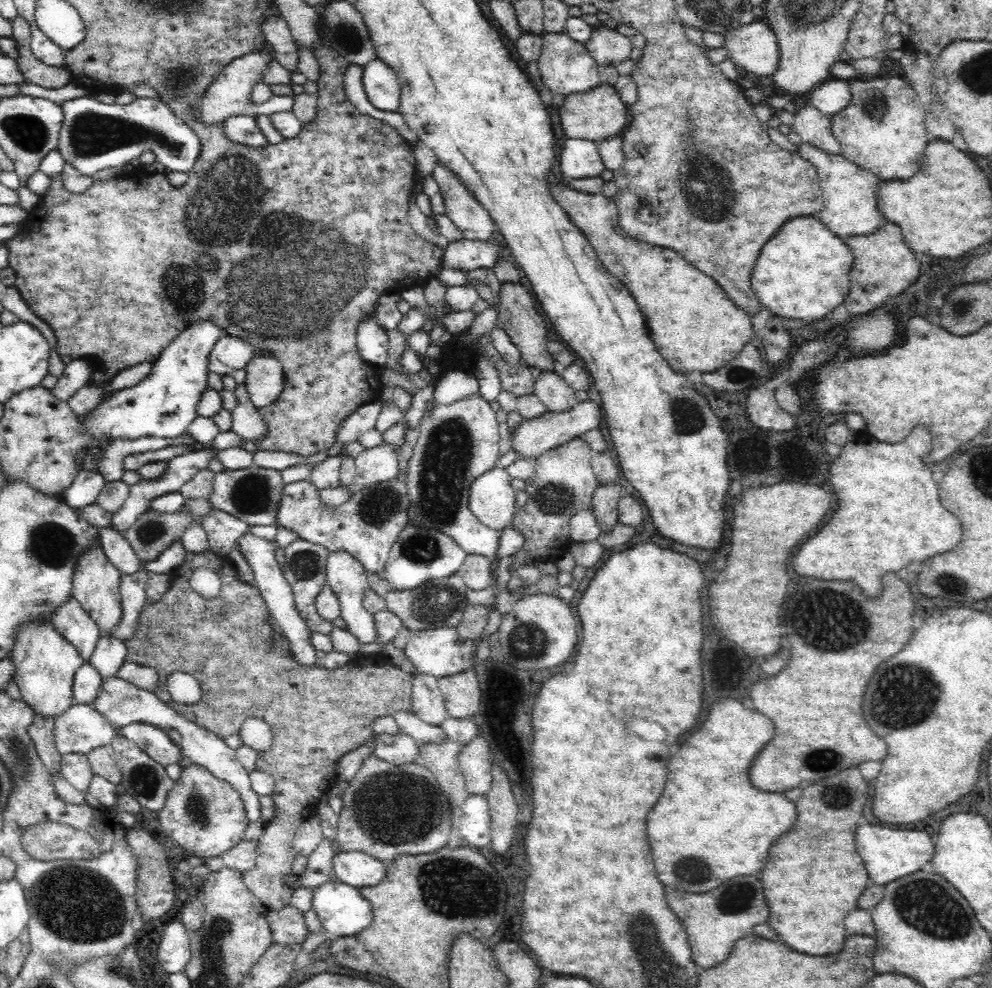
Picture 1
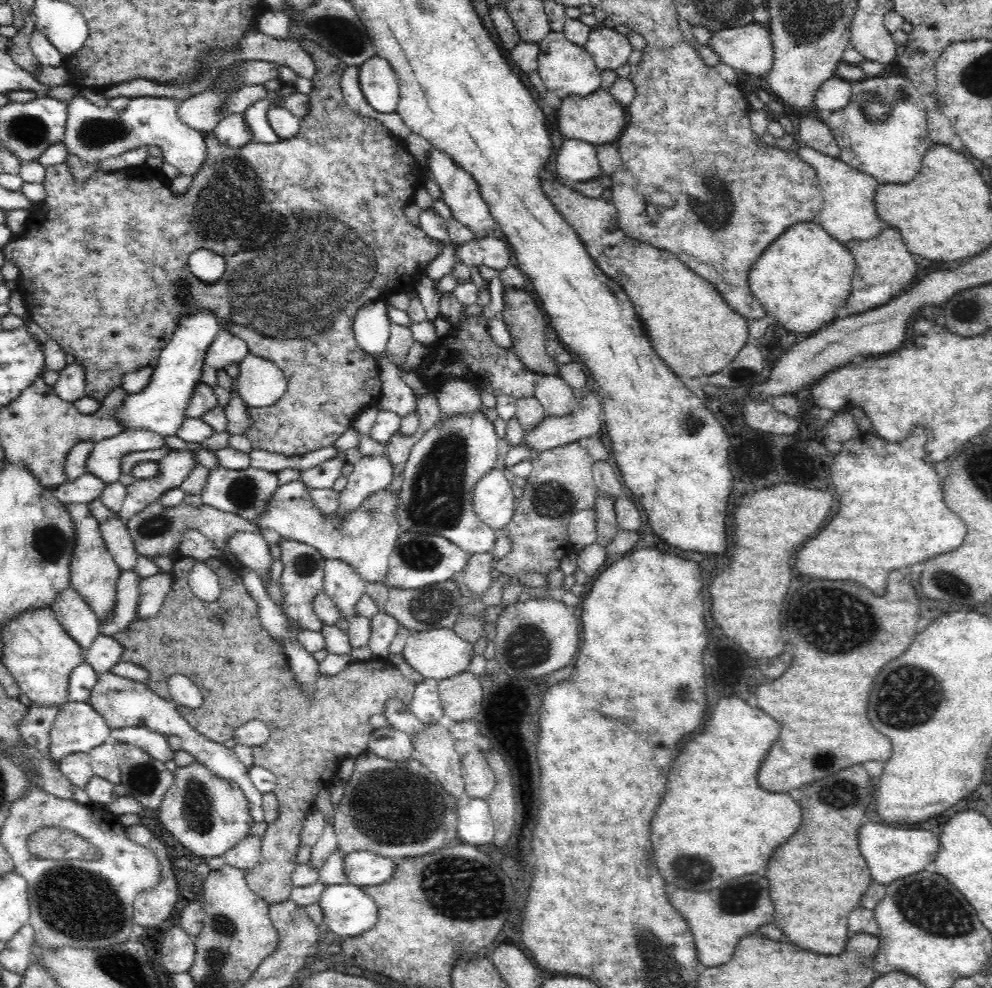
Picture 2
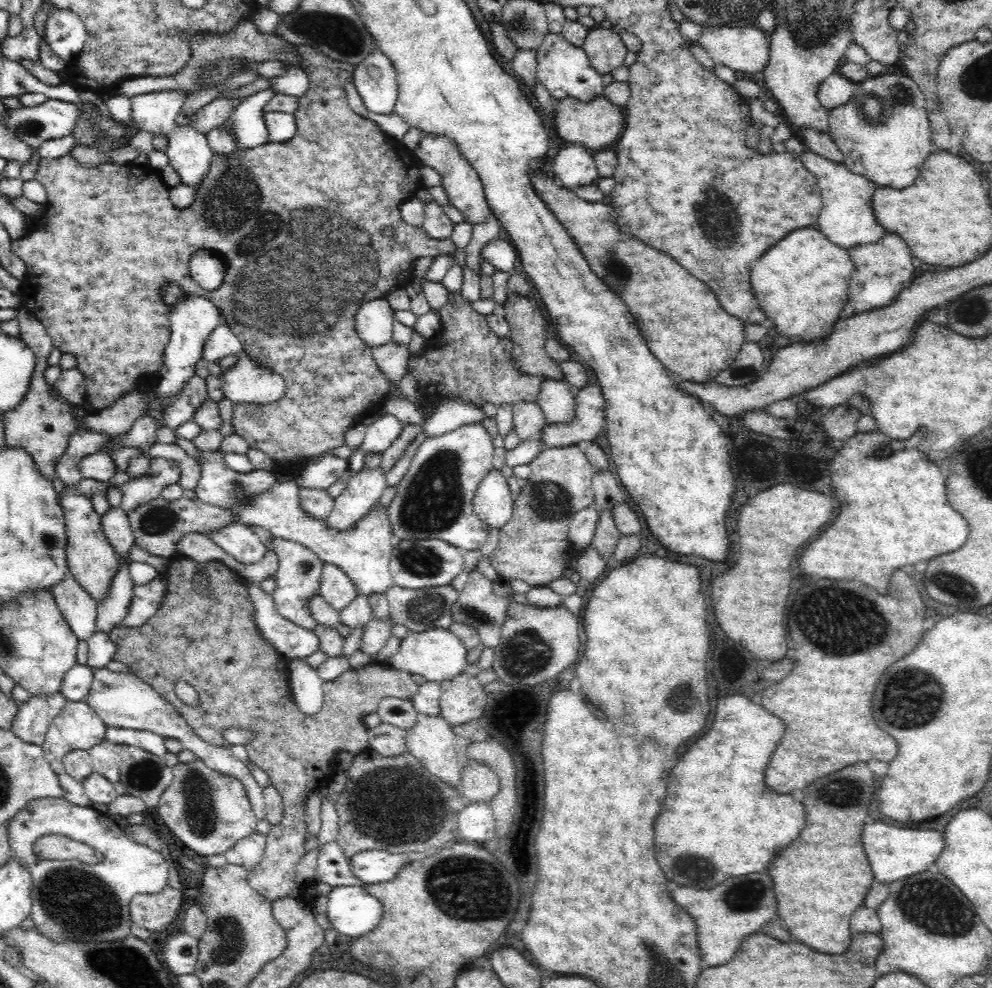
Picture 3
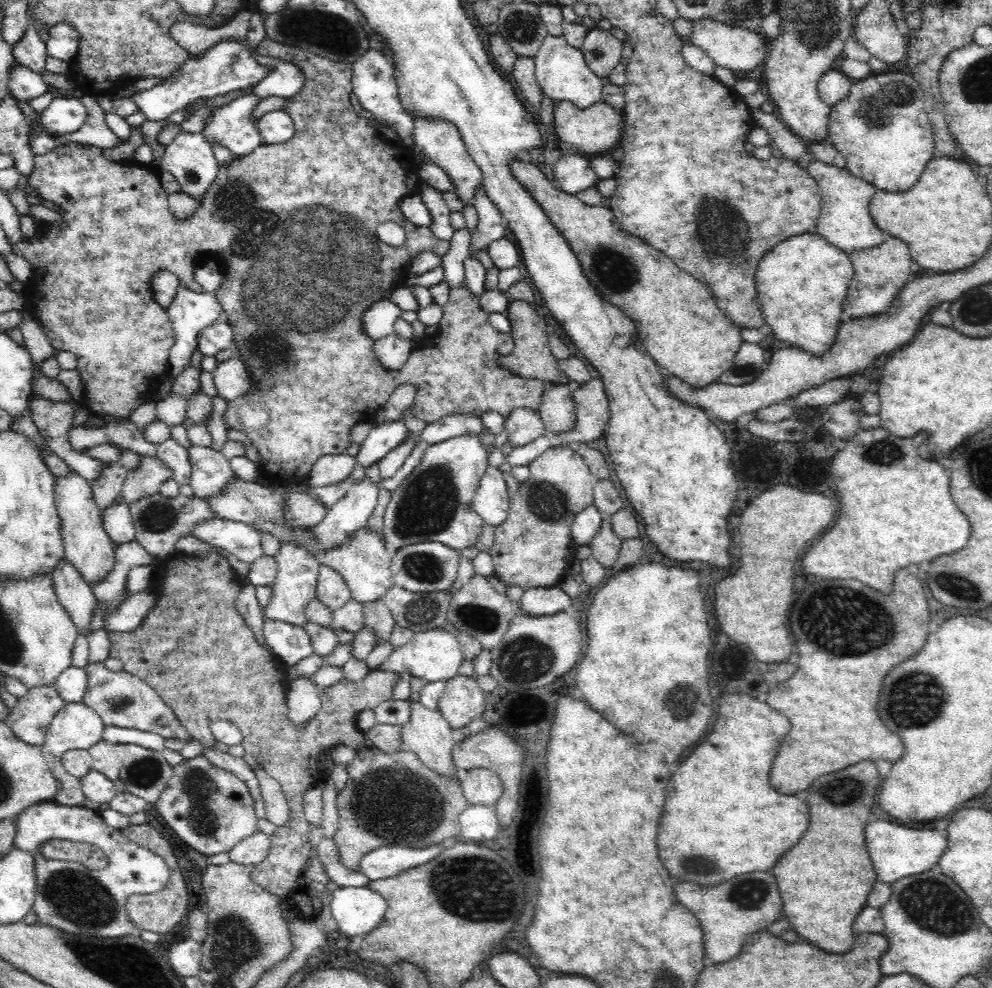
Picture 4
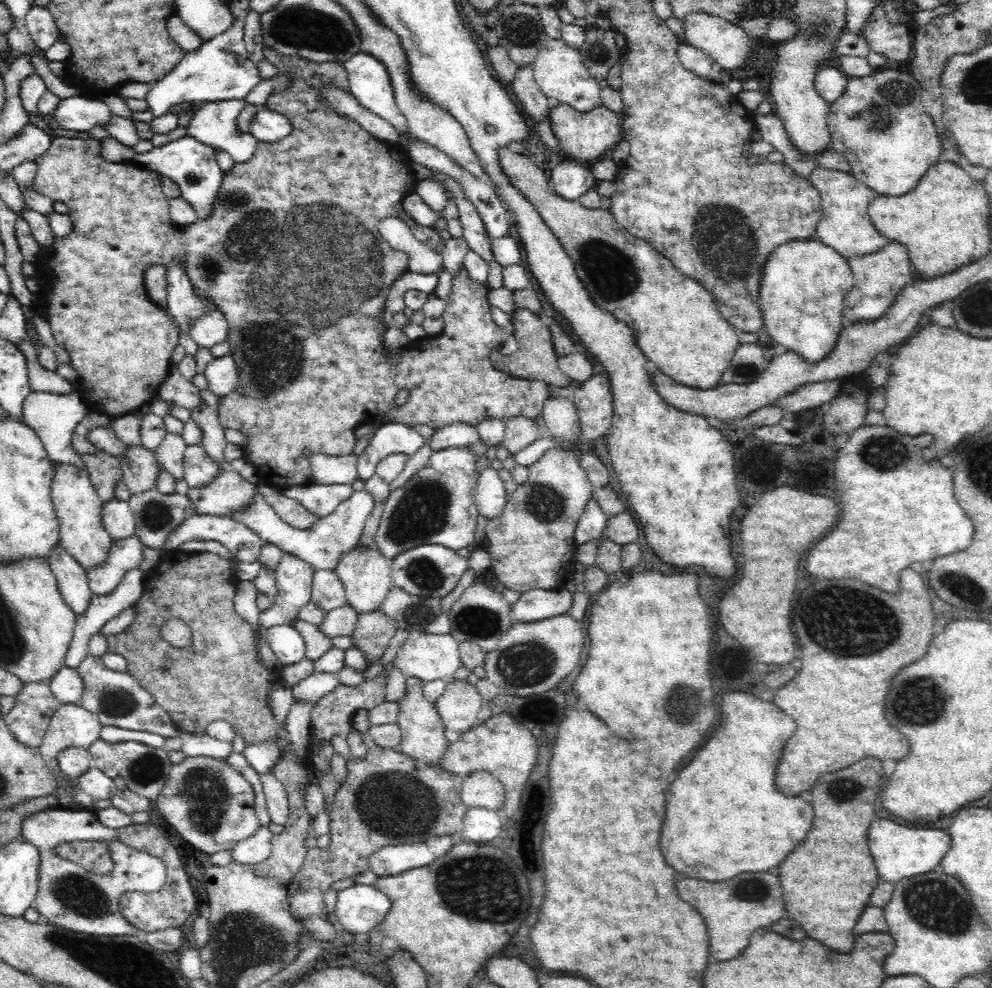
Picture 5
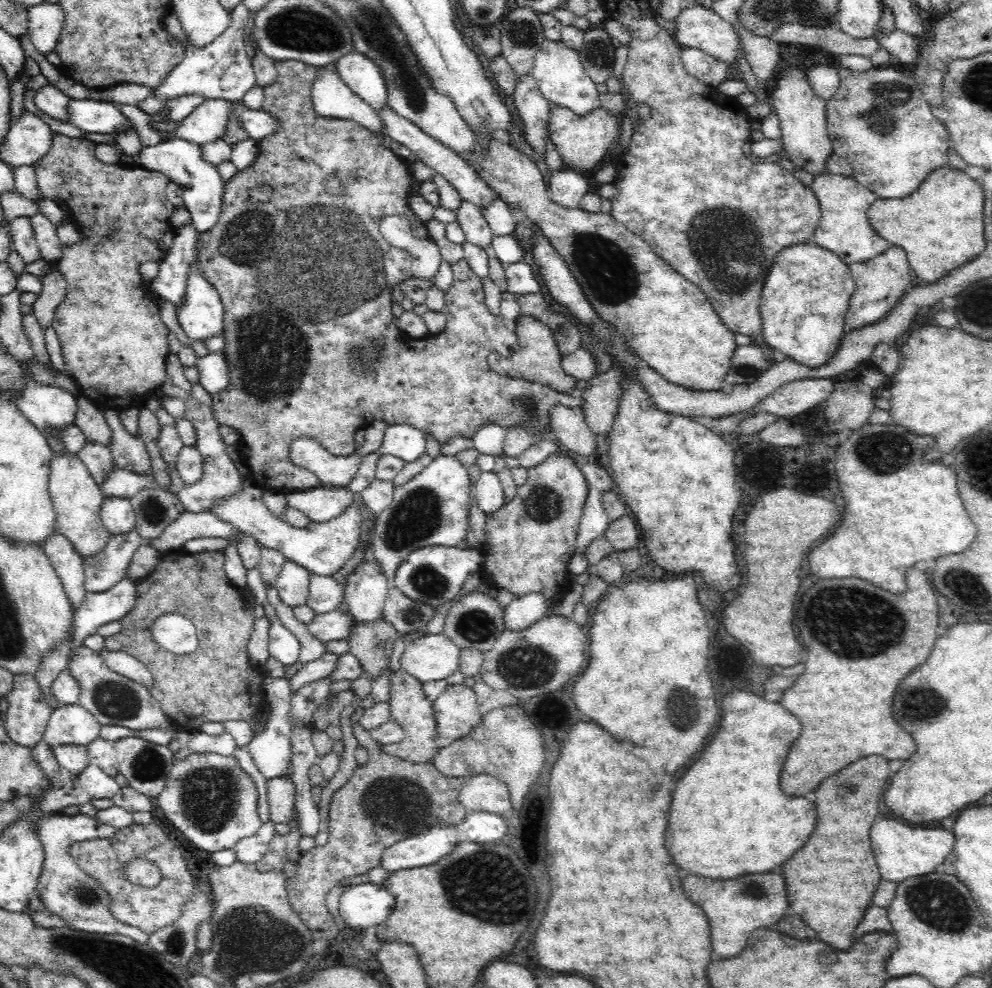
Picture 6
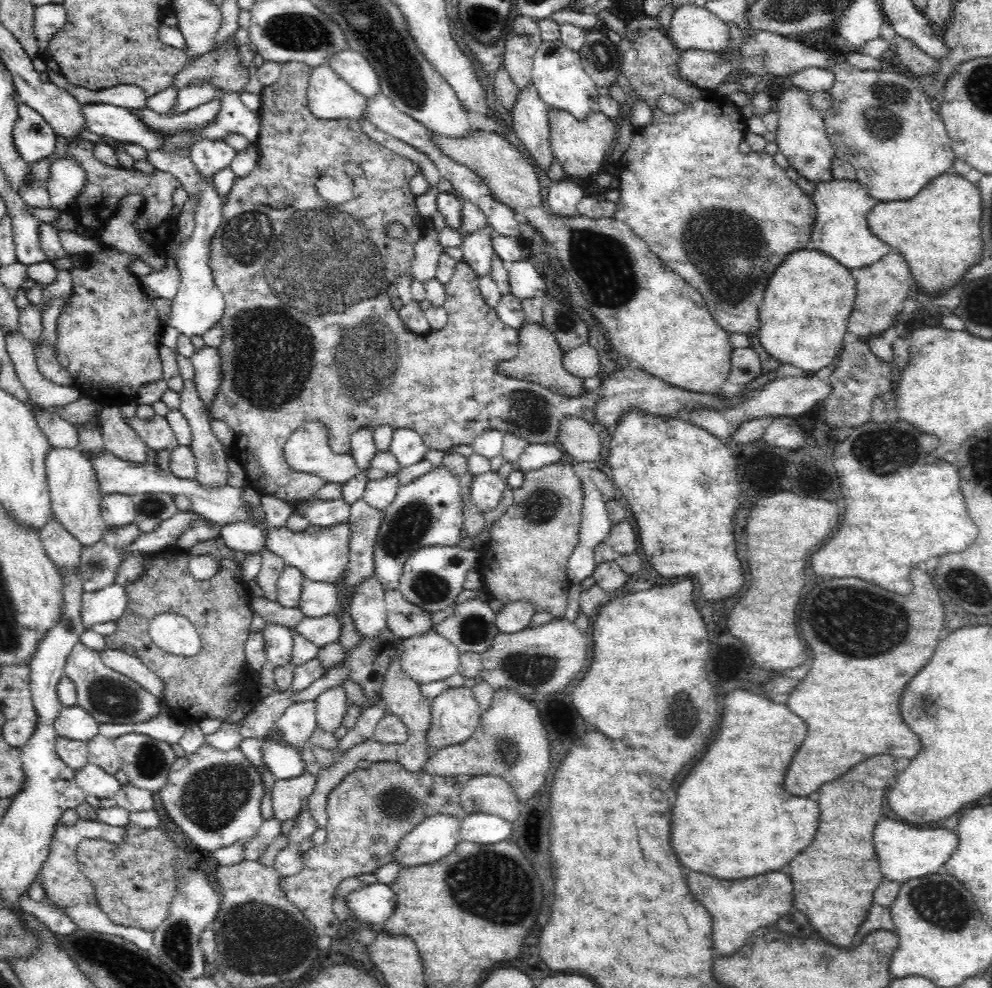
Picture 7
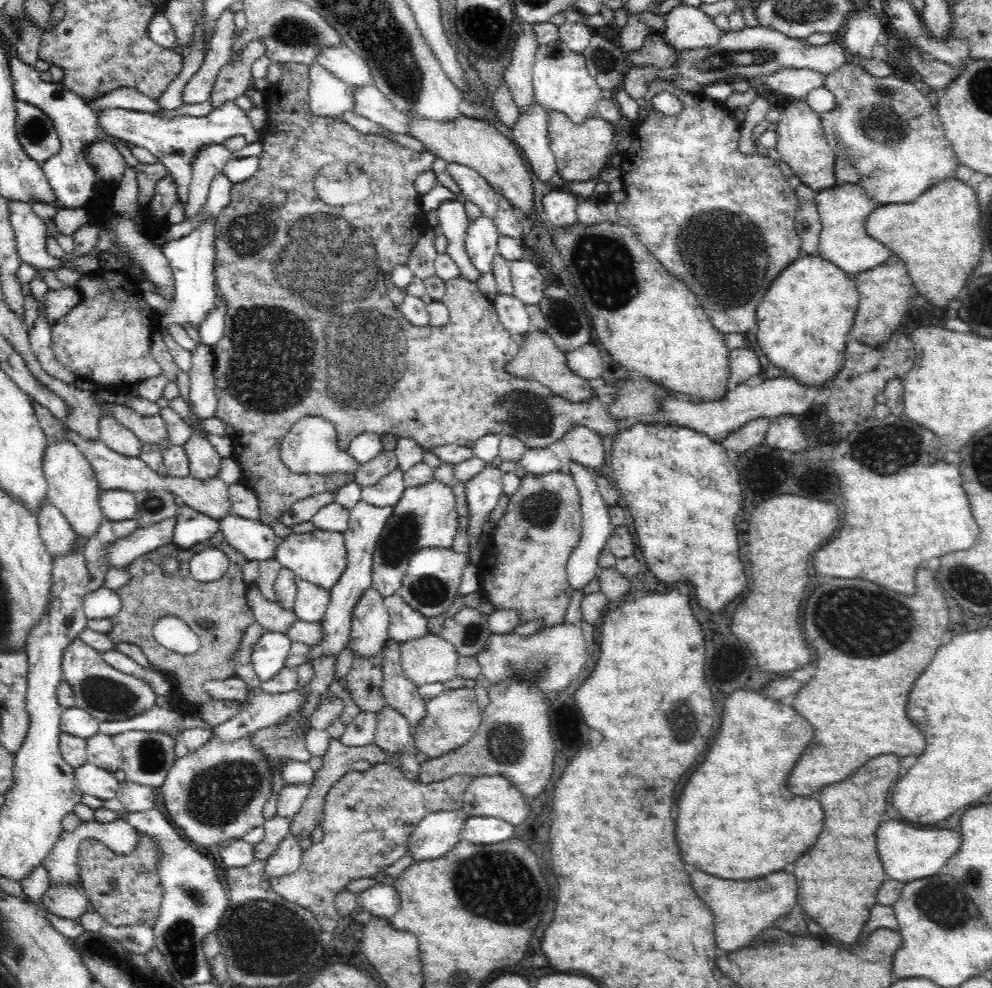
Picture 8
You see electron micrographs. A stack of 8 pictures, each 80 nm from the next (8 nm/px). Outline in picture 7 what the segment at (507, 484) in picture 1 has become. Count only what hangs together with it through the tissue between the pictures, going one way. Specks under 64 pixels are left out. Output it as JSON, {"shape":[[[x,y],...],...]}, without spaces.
{"shape":[[[488,471],[475,476],[471,486],[473,503],[482,511],[494,510],[502,498],[505,484],[498,473]]]}

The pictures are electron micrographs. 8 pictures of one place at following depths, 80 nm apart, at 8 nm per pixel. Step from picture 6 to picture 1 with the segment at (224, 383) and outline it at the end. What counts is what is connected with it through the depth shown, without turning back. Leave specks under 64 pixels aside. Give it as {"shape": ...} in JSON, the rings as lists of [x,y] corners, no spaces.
{"shape":[[[254,357],[245,368],[248,378],[246,378],[246,391],[250,395],[250,401],[256,409],[265,408],[268,404],[274,403],[284,389],[284,370],[282,364],[275,357]]]}

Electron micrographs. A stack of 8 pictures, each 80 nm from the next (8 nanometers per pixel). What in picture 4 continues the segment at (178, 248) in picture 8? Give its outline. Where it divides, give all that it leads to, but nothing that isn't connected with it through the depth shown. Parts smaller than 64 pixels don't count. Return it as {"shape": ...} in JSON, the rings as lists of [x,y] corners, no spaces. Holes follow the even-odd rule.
{"shape":[[[179,132],[171,144],[165,147],[165,156],[157,170],[165,168],[181,184],[181,189],[200,202],[206,188],[214,181],[217,160],[213,154],[213,146],[205,139],[202,133]],[[223,318],[207,326],[199,334],[198,345],[198,350],[203,356],[216,358],[222,350],[235,350],[236,342],[231,326]]]}

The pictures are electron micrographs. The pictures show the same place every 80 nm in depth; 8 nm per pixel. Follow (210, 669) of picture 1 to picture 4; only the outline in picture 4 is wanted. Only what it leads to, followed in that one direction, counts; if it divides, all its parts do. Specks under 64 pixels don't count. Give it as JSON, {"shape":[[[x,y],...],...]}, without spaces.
{"shape":[[[176,552],[176,554],[170,556],[165,561],[161,561],[161,563],[155,567],[155,575],[153,576],[153,580],[150,585],[155,585],[157,600],[155,605],[149,610],[148,614],[145,616],[145,619],[142,621],[143,624],[140,624],[140,627],[132,630],[130,633],[120,633],[118,631],[109,632],[109,638],[113,646],[110,657],[114,657],[122,661],[124,671],[137,676],[146,684],[149,684],[149,686],[157,692],[157,695],[174,711],[177,719],[181,722],[181,726],[183,726],[194,739],[200,741],[205,747],[215,746],[215,744],[218,743],[218,740],[210,728],[210,724],[212,724],[212,722],[217,720],[225,720],[226,722],[232,722],[232,724],[235,724],[243,735],[242,745],[245,748],[245,752],[248,753],[249,756],[256,758],[256,761],[258,761],[257,768],[264,770],[268,776],[280,783],[280,789],[282,789],[284,797],[286,797],[286,802],[288,803],[288,820],[283,826],[277,827],[274,834],[270,836],[270,849],[268,855],[264,858],[264,861],[261,864],[252,866],[250,876],[252,881],[254,881],[259,888],[263,888],[265,892],[272,893],[273,896],[284,898],[290,895],[291,892],[297,888],[297,880],[303,873],[303,867],[309,858],[308,855],[311,850],[309,842],[310,827],[303,813],[303,796],[310,787],[318,786],[319,782],[327,777],[324,770],[322,770],[318,765],[320,762],[320,756],[330,754],[332,748],[338,745],[344,745],[358,752],[358,750],[362,748],[362,744],[366,742],[364,732],[361,732],[361,730],[357,727],[358,714],[365,710],[374,710],[380,702],[392,699],[392,692],[394,691],[395,686],[400,683],[401,676],[400,673],[394,673],[388,670],[370,669],[366,676],[364,676],[362,680],[358,680],[358,682],[352,682],[352,680],[342,677],[335,684],[323,688],[322,693],[320,694],[320,712],[316,713],[316,716],[308,720],[304,726],[295,726],[289,717],[289,708],[287,705],[286,684],[288,683],[288,665],[276,657],[269,647],[262,646],[257,641],[256,636],[252,633],[252,629],[246,625],[246,620],[244,620],[240,612],[238,612],[236,601],[240,591],[242,590],[242,582],[241,577],[237,575],[235,570],[230,566],[230,563],[228,563],[226,558],[223,556],[216,555],[216,553],[208,553],[200,559],[200,557],[191,557]]]}

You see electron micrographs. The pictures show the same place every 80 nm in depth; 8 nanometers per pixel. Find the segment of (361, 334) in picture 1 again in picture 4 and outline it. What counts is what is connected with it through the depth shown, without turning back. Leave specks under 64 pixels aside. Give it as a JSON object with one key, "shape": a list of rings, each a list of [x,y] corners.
{"shape":[[[382,298],[372,302],[360,316],[362,327],[372,342],[380,340],[393,333],[396,319],[400,317],[401,310],[392,300]]]}

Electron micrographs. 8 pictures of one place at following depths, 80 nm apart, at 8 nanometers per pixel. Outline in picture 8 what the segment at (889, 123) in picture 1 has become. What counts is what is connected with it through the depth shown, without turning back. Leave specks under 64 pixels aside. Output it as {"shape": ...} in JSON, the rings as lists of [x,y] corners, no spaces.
{"shape":[[[847,61],[825,75],[824,86],[835,96],[834,108],[819,113],[829,146],[837,157],[847,160],[857,170],[858,184],[879,205],[914,202],[924,190],[954,175],[960,162],[945,135],[937,107],[914,84],[893,73],[884,78],[872,76],[854,61]]]}

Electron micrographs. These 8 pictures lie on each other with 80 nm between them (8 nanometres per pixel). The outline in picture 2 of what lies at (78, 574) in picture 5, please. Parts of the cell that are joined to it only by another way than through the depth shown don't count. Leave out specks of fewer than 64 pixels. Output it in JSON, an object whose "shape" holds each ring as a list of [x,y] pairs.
{"shape":[[[64,588],[52,602],[52,613],[67,634],[86,652],[100,633],[100,621],[88,603],[72,589]]]}

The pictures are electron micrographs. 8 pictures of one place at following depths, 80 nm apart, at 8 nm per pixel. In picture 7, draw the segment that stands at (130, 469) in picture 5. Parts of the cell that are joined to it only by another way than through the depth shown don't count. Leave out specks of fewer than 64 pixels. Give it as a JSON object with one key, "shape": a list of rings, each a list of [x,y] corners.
{"shape":[[[118,405],[103,406],[101,410],[100,425],[105,450],[126,463],[148,463],[147,444],[121,416]]]}

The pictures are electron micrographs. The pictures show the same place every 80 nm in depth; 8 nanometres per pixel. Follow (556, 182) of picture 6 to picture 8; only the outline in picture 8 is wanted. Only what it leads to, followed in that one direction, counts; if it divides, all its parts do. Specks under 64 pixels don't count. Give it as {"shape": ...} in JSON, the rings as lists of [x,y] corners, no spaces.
{"shape":[[[566,185],[552,189],[542,198],[543,217],[549,227],[567,228],[578,220],[576,207],[579,197],[572,193]]]}

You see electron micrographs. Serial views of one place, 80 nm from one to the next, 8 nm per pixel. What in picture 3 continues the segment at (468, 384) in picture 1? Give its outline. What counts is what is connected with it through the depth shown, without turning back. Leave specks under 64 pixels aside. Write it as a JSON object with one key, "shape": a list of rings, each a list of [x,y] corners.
{"shape":[[[458,397],[447,399],[430,417],[424,426],[424,433],[426,437],[439,436],[474,422],[482,422],[484,417],[483,406]]]}

